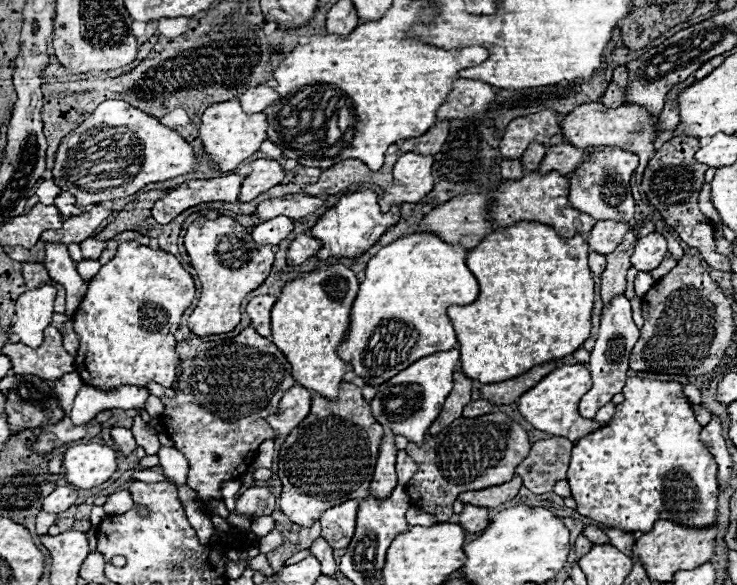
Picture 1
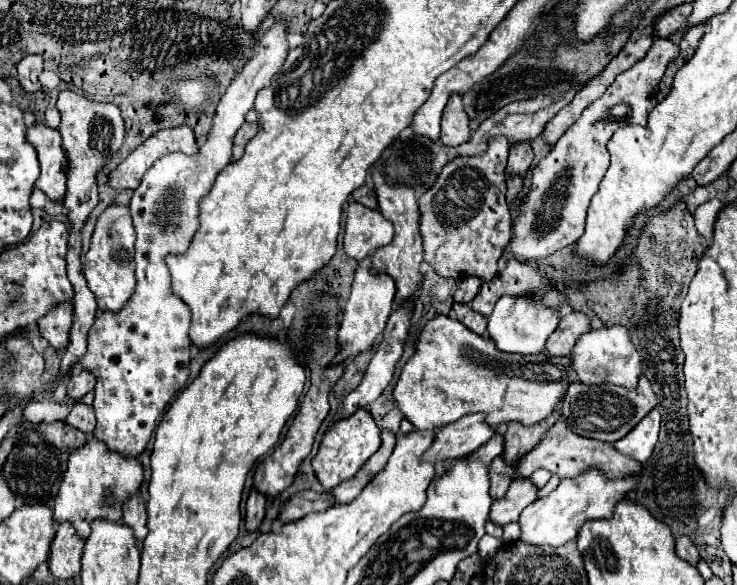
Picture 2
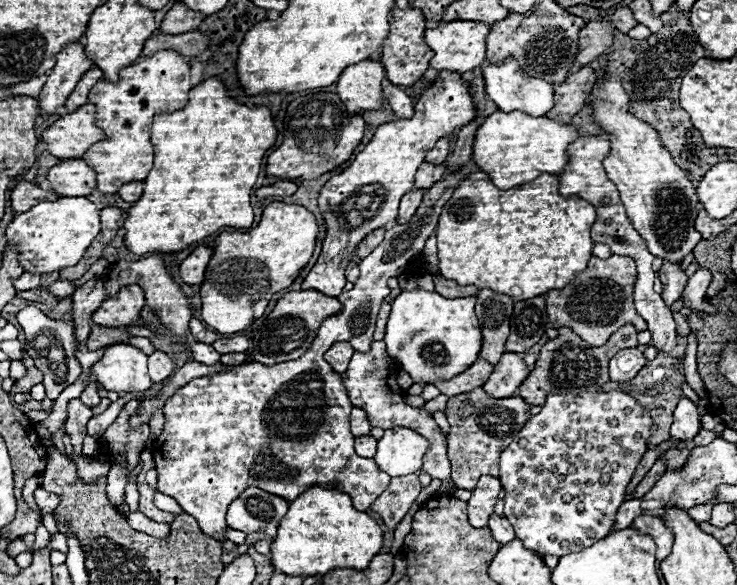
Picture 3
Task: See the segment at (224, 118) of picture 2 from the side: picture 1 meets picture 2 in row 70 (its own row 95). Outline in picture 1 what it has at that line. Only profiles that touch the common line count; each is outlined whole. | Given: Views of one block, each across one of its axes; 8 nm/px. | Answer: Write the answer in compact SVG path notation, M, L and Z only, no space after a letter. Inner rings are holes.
M254 86L250 90L246 90L246 94L238 96L242 110L246 114L254 114L254 112L262 112L266 106L270 106L274 100L278 98L278 94L274 92L274 88L270 86Z

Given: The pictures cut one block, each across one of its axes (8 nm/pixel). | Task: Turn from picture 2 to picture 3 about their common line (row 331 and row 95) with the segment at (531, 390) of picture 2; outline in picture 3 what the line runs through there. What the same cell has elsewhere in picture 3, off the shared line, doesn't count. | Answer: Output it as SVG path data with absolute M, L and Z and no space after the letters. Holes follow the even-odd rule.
M444 70L436 82L422 92L420 100L414 106L412 118L402 118L378 126L374 138L360 154L356 154L356 160L342 174L330 178L320 190L318 208L326 224L326 238L322 242L322 252L314 268L302 282L302 288L314 288L330 296L342 294L342 288L346 284L344 272L350 264L344 260L350 260L362 238L366 238L370 232L396 222L398 202L402 194L414 188L414 174L424 162L426 152L434 148L438 138L452 134L470 122L470 118L474 118L474 104L470 98L468 78L464 78L464 74ZM354 194L366 194L368 198L354 200Z

